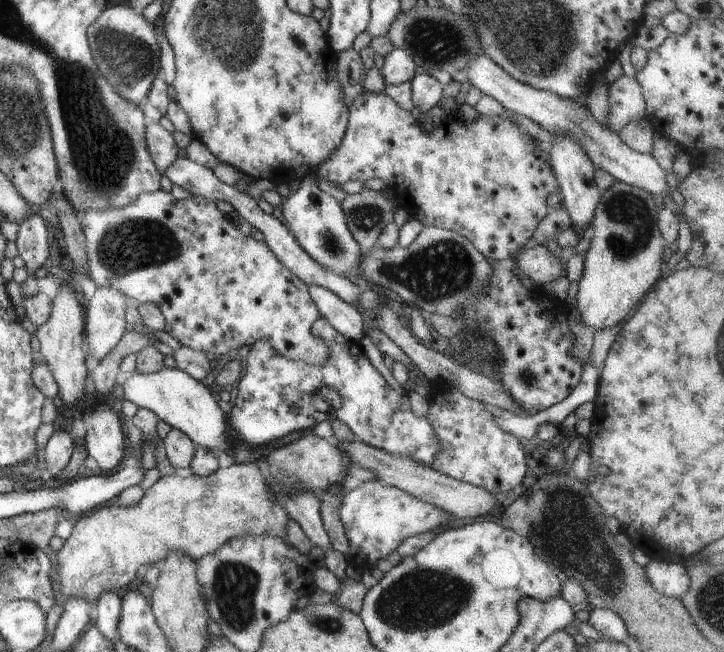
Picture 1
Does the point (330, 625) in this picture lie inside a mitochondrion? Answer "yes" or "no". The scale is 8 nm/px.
yes

